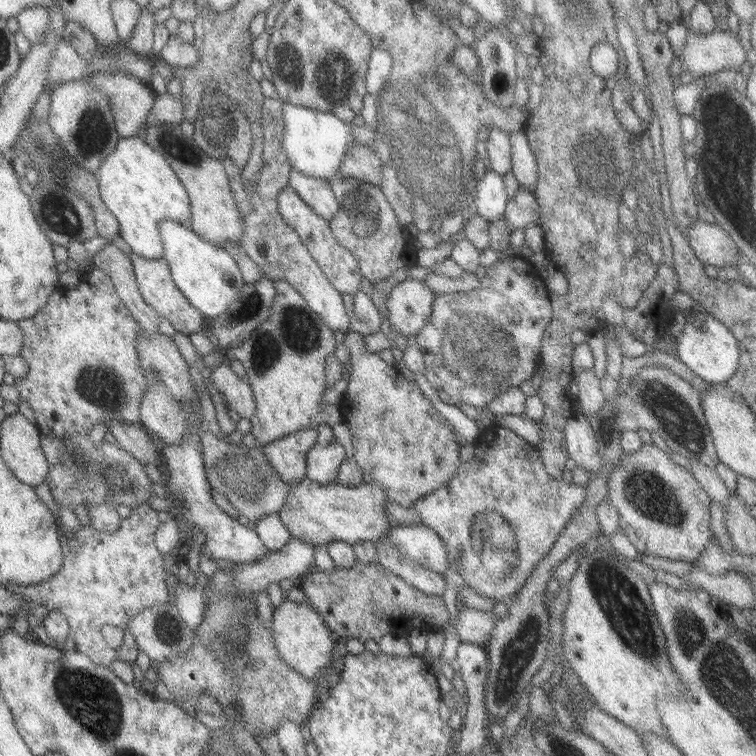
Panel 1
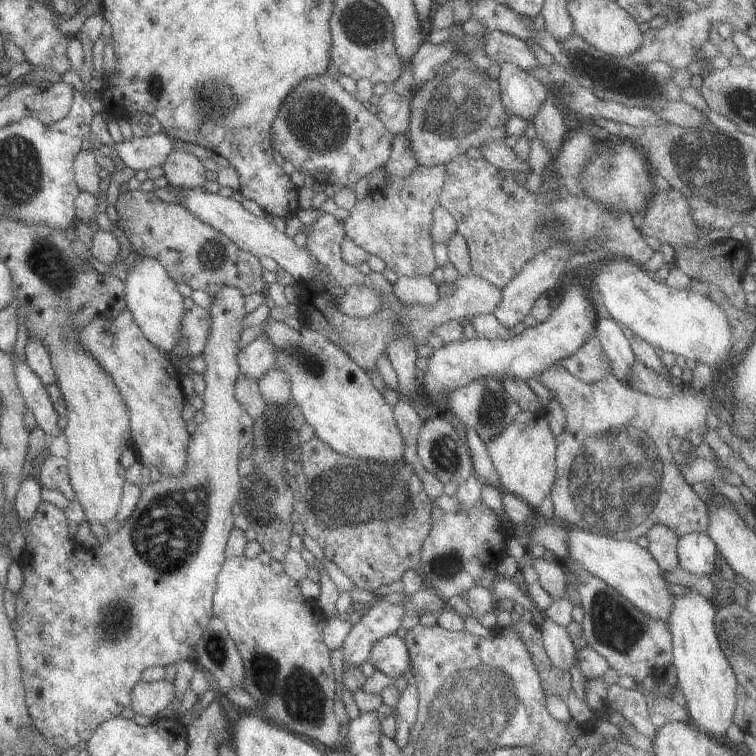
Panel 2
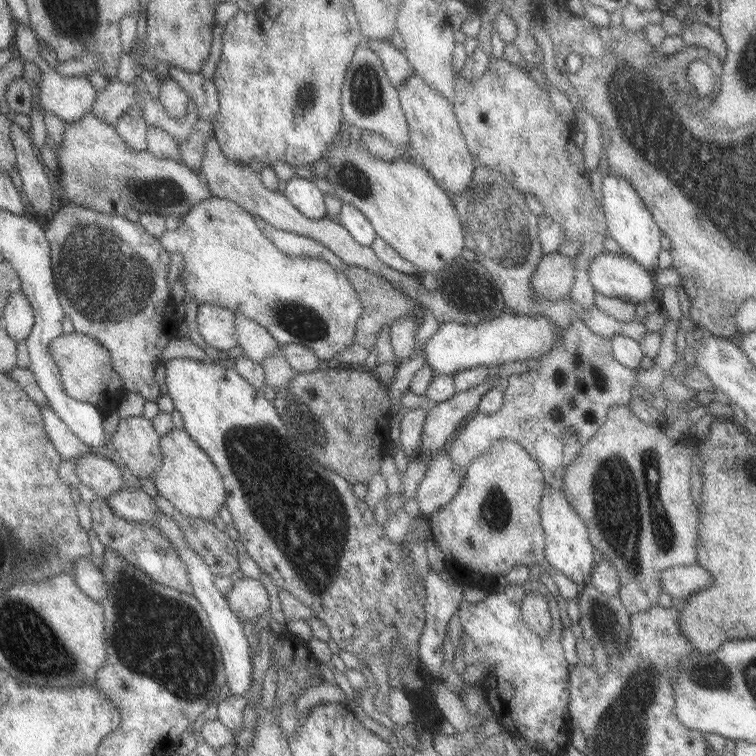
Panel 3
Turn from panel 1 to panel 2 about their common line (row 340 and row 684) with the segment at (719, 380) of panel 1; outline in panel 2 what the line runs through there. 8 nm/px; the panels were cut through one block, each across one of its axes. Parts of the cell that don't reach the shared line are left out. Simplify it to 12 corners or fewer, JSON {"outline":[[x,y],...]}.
{"outline":[[687,588],[667,628],[691,722],[725,740],[735,674],[715,606]]}

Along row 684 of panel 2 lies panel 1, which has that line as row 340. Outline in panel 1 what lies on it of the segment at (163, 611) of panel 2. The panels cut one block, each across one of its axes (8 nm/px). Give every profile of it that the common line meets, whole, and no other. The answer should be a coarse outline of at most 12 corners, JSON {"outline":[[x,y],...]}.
{"outline":[[83,270],[17,322],[51,438],[141,426],[139,324]]}

